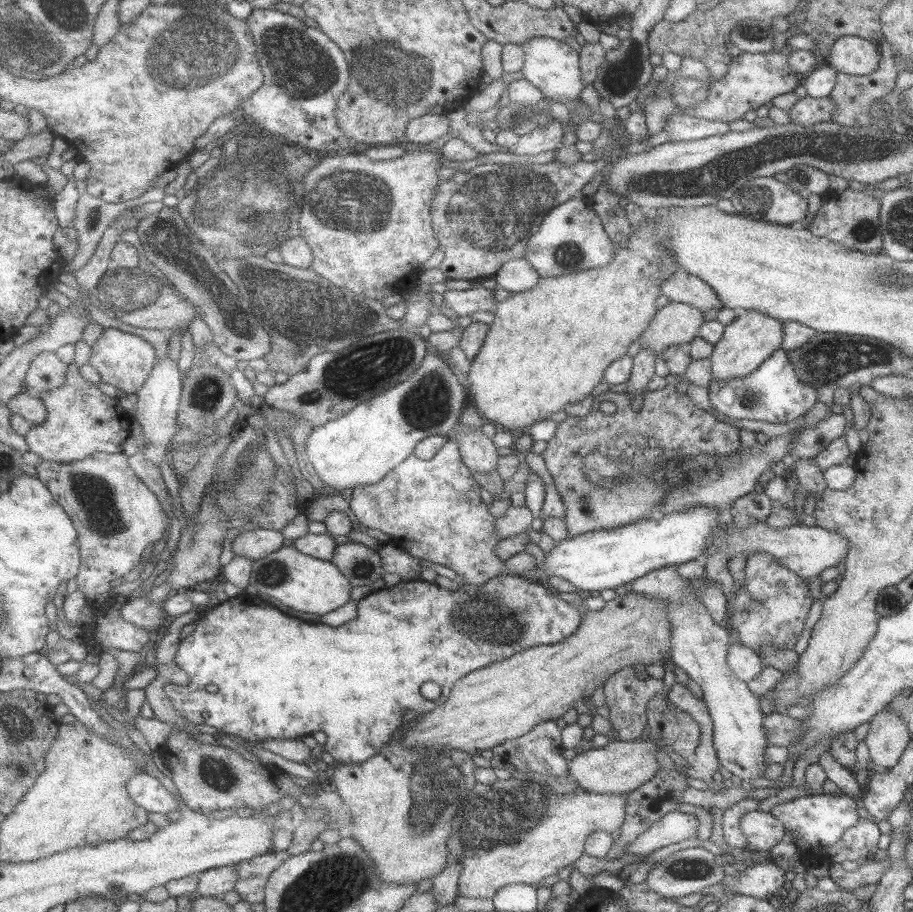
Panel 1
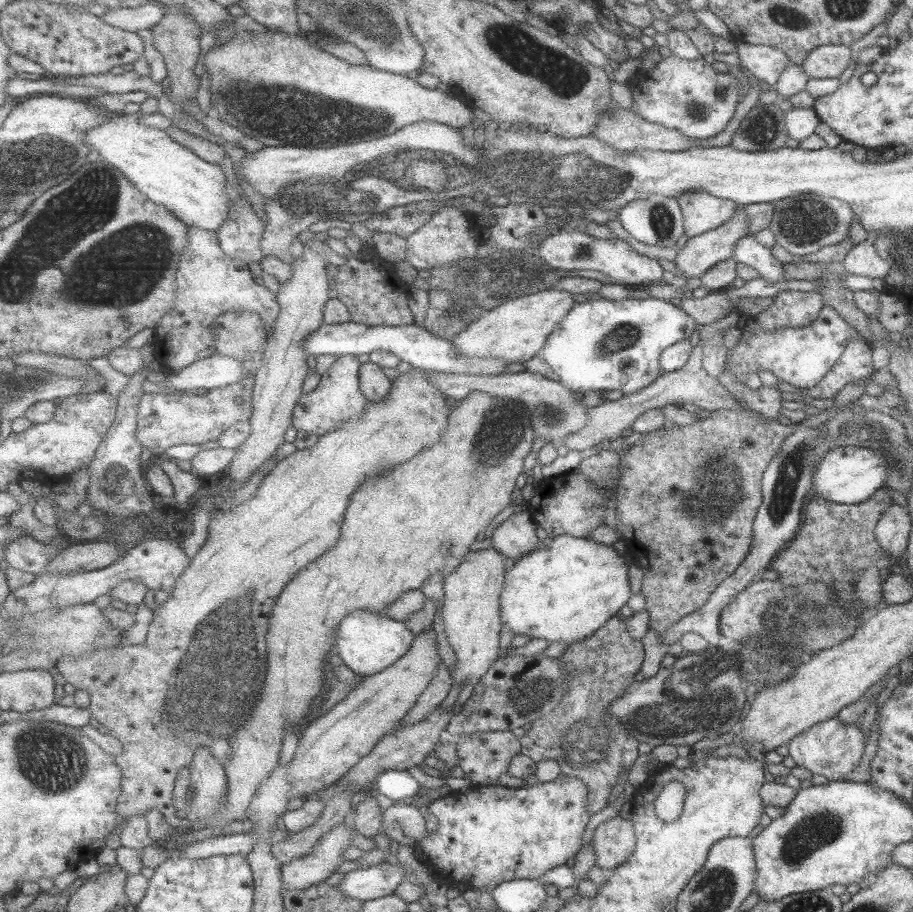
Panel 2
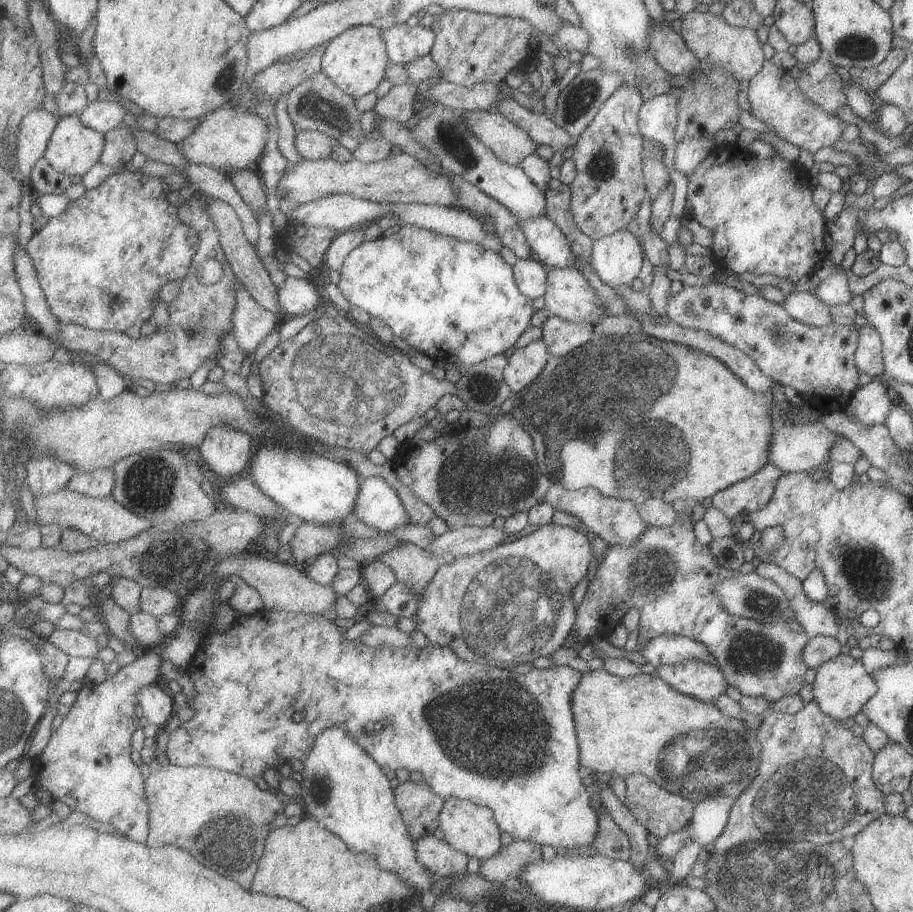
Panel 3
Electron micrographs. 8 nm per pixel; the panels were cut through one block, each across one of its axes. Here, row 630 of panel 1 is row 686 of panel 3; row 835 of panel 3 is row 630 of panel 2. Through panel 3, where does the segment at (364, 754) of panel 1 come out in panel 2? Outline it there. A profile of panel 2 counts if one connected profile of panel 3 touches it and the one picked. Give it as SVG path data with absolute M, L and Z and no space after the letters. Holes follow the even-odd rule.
M561 535L548 540L547 545L541 544L539 549L530 552L525 557L511 562L511 567L507 571L507 582L505 590L503 591L502 602L503 602L503 622L510 628L514 634L527 634L531 638L543 638L553 644L553 642L564 641L567 647L571 646L572 643L577 640L583 640L593 634L595 630L602 627L603 624L610 619L611 616L615 616L617 608L621 608L629 598L629 582L627 582L627 568L623 566L623 558L621 554L617 553L611 544L601 544L601 542L595 542L589 538L579 538L571 535Z

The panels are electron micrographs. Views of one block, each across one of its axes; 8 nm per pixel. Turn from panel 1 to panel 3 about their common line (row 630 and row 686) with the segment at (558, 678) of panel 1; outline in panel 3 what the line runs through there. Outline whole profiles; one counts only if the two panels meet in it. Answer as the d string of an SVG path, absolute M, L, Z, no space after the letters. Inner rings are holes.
M603 670L586 672L583 673L582 681L578 688L575 689L573 698L583 770L589 769L593 773L607 772L607 774L618 774L622 778L632 774L647 775L647 778L650 778L659 788L689 799L695 804L699 800L706 799L715 793L723 793L728 797L737 798L738 794L746 787L745 783L755 776L756 770L758 769L761 747L754 730L748 729L740 718L723 716L717 710L714 703L704 703L692 696L687 696L673 690L666 682L663 682L663 680L654 674L639 673L632 677L621 678L617 675L610 675Z

